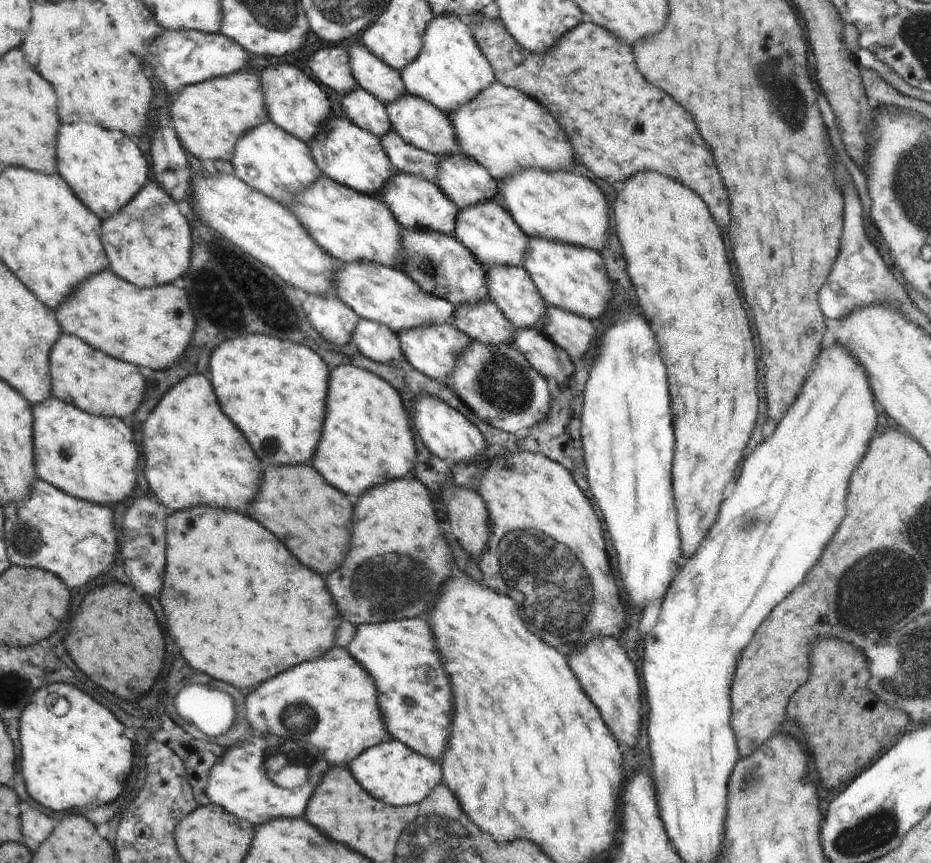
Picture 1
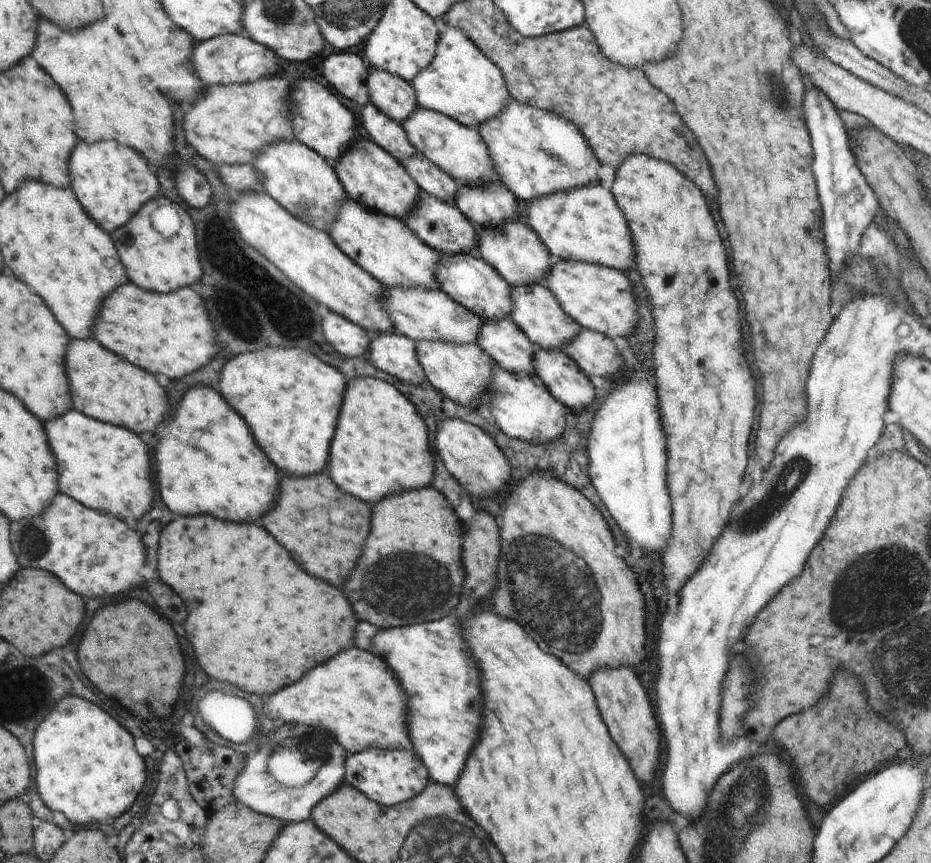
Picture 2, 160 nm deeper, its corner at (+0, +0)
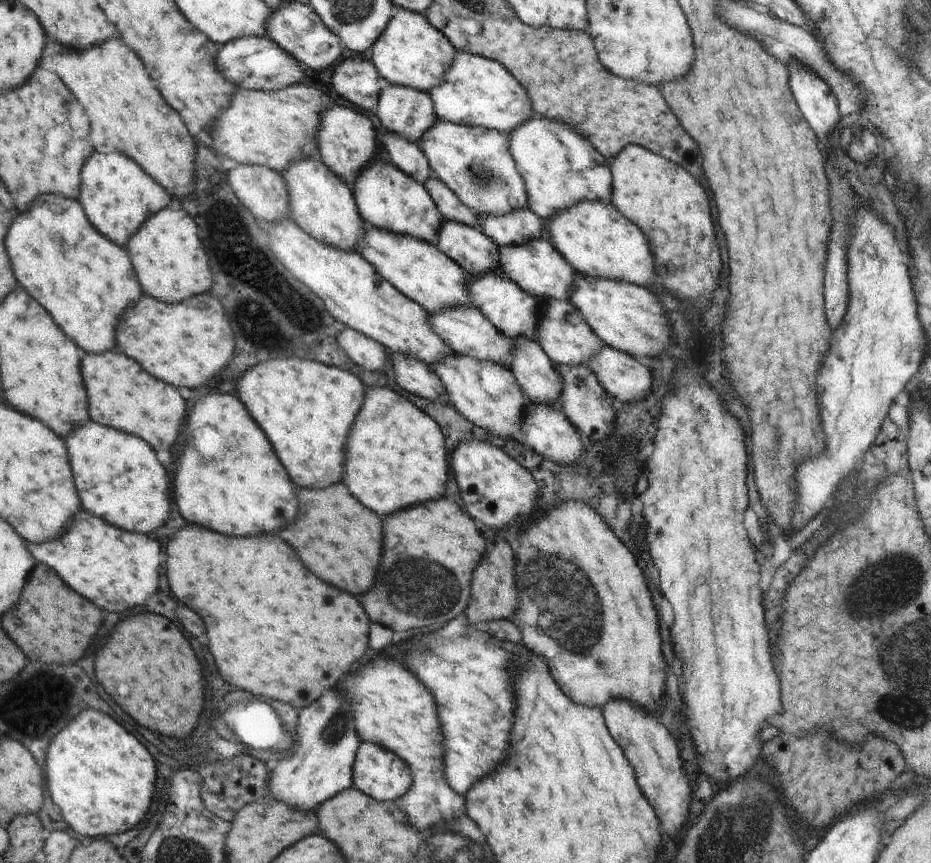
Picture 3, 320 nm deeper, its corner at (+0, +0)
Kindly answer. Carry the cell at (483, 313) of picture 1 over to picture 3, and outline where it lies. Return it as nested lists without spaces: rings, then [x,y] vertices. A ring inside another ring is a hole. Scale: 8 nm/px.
[[[526,336],[512,338],[512,376],[533,404],[548,404],[560,409],[562,384],[553,363],[535,340]]]

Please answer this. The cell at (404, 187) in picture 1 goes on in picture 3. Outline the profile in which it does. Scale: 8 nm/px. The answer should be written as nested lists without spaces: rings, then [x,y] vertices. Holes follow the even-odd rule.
[[[442,218],[437,248],[466,274],[488,274],[499,270],[498,247],[480,229]]]

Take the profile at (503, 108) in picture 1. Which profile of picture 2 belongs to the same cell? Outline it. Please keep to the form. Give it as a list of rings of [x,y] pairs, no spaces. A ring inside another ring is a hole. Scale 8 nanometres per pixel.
[[[514,98],[504,110],[477,128],[489,148],[490,159],[500,182],[512,191],[522,204],[557,192],[601,184],[599,160],[577,126],[564,118],[525,105]]]

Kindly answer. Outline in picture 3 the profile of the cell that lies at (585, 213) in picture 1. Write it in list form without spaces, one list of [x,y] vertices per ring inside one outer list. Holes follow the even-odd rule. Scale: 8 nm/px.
[[[580,200],[578,204],[550,216],[545,228],[549,234],[548,240],[575,273],[622,280],[646,288],[657,282],[654,256],[644,234],[611,202]]]

